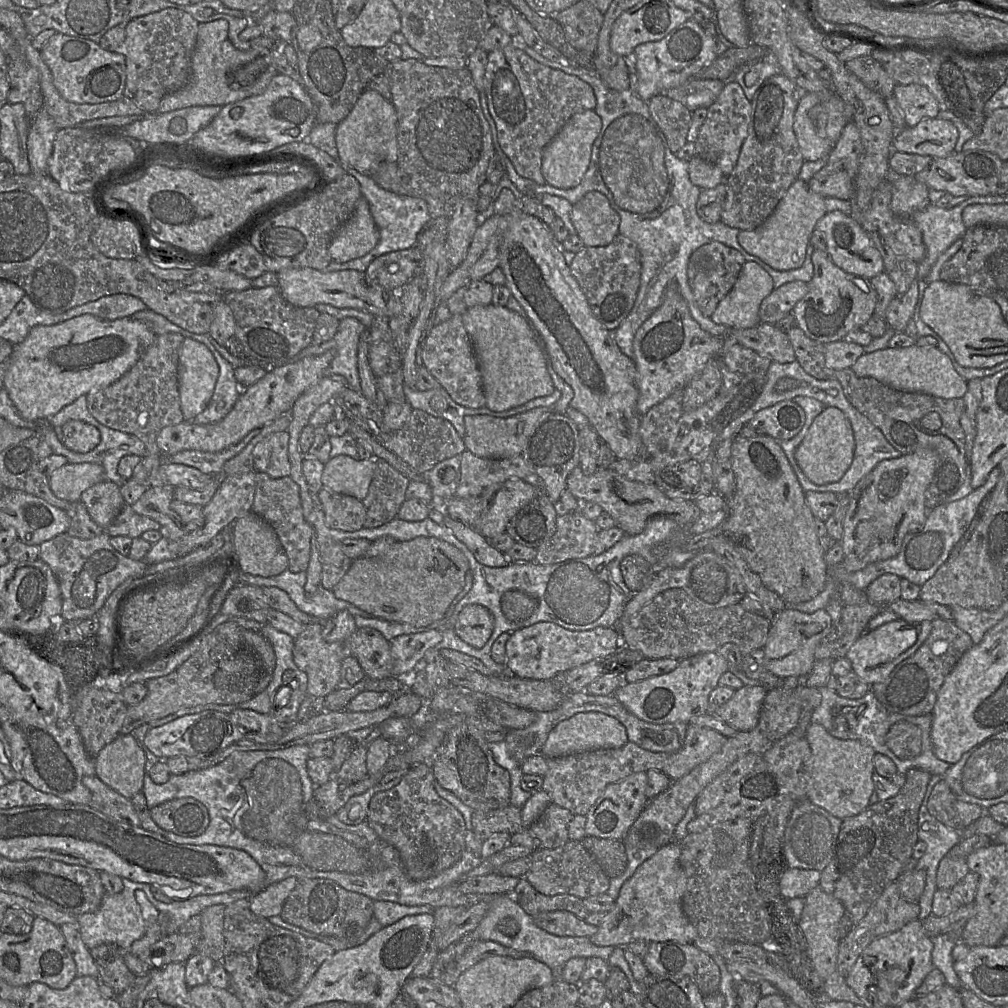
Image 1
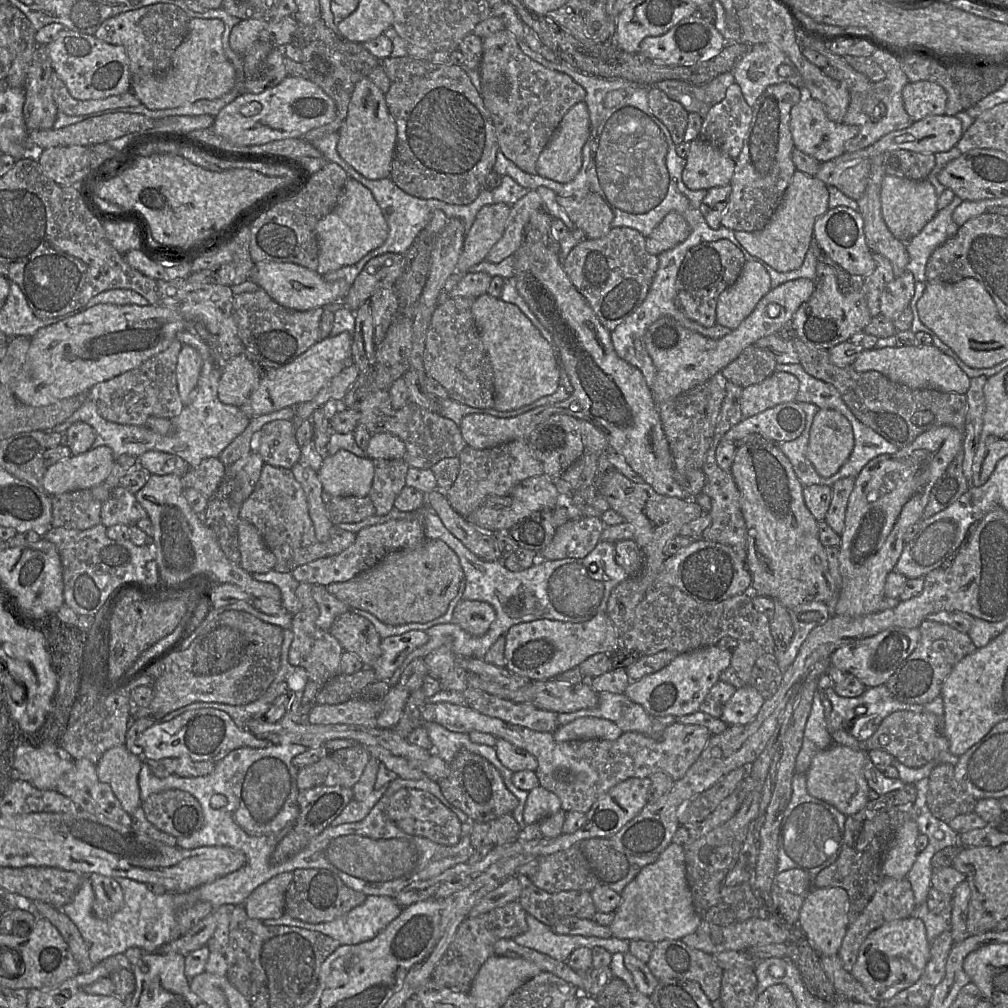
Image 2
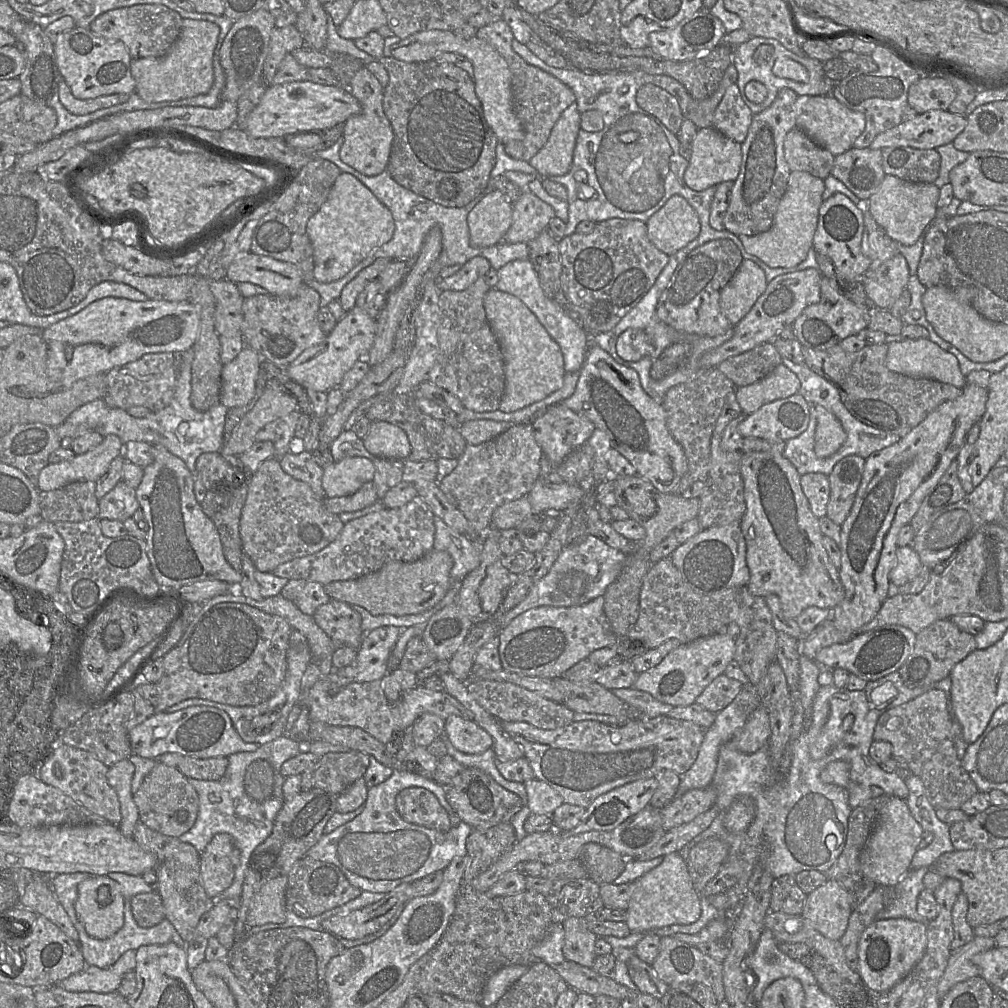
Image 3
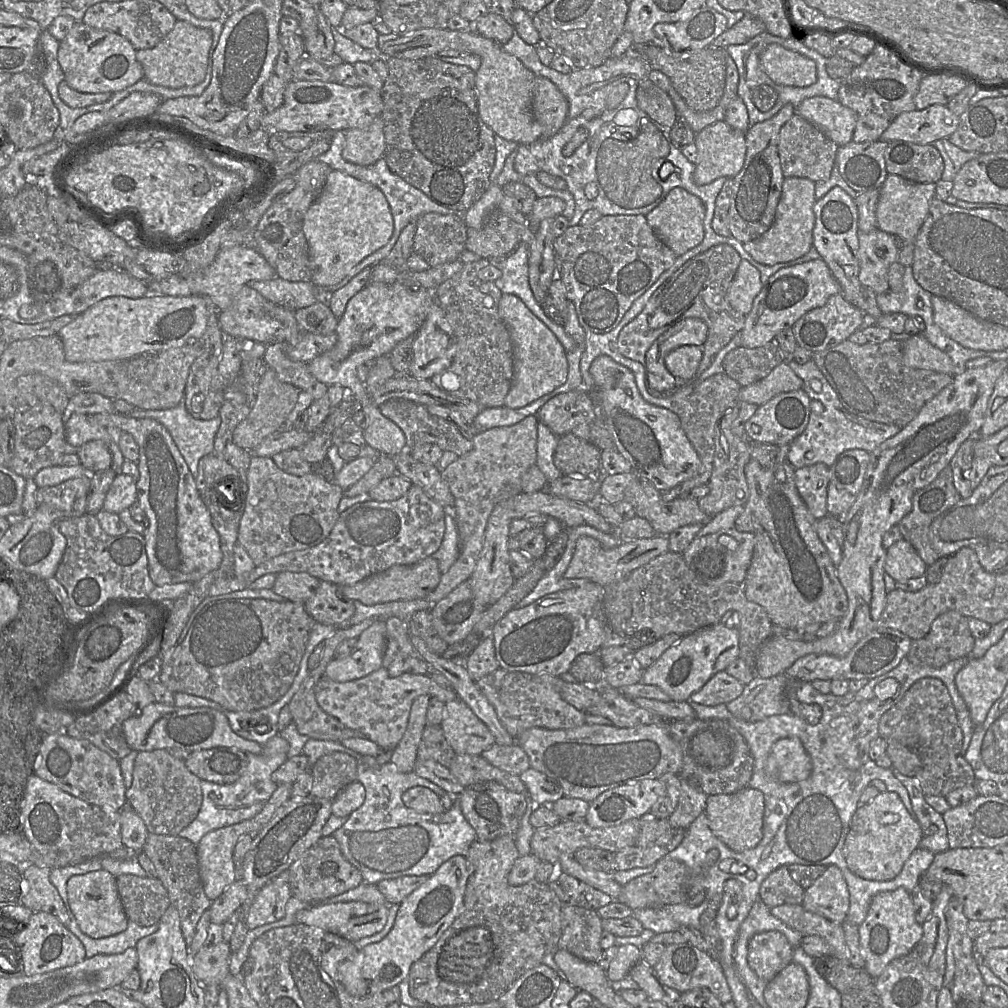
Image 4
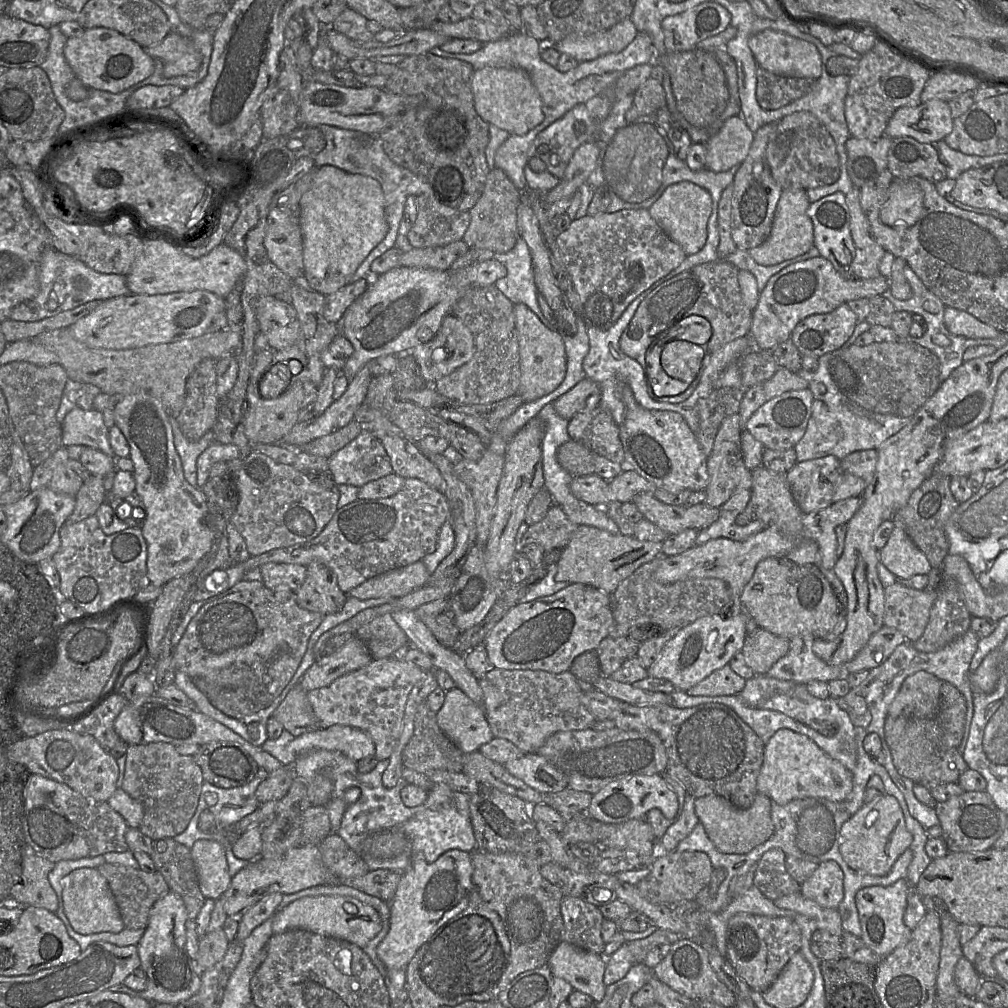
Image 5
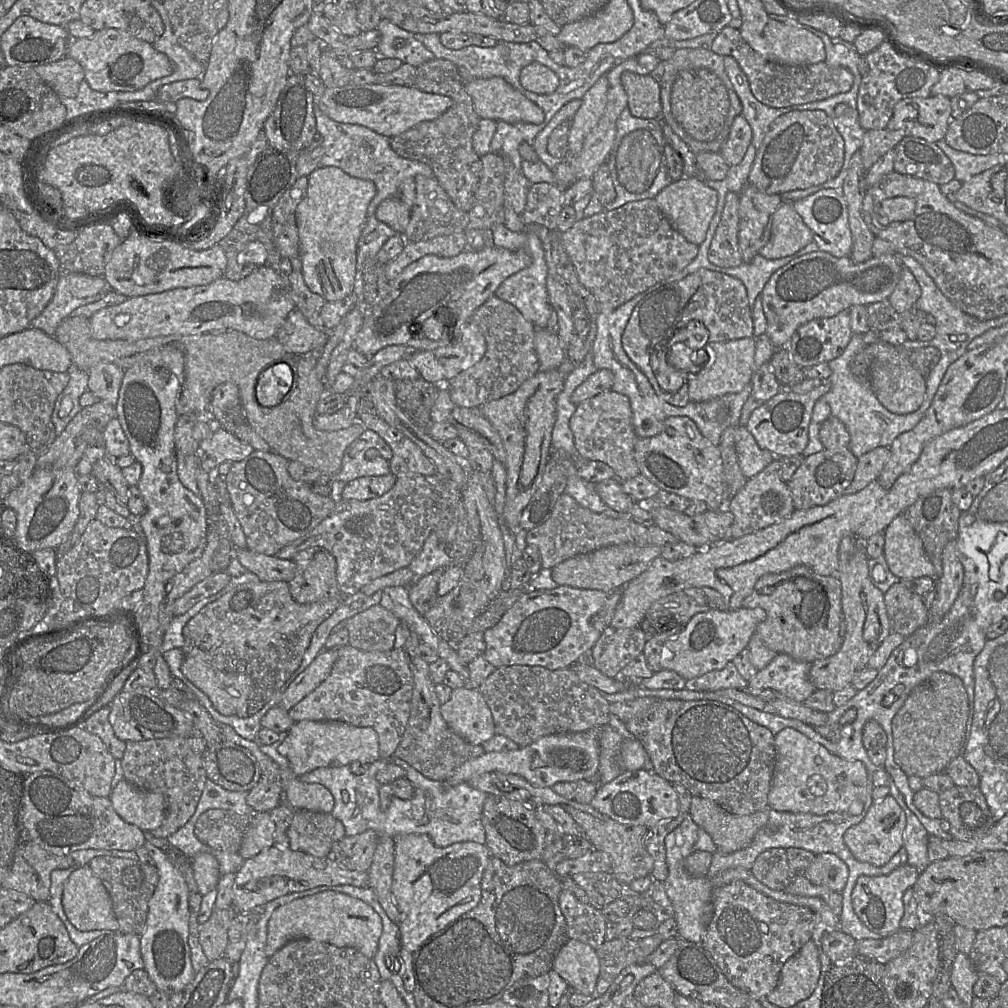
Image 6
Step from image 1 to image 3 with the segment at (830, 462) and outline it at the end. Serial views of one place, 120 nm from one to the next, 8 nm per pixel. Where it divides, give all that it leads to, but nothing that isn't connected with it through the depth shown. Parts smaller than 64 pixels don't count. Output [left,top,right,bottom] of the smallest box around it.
[814,406,846,458]

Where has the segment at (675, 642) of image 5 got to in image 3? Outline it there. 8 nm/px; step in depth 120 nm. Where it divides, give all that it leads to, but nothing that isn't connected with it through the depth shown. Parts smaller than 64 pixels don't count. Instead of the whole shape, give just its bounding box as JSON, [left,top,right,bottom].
[633,633,736,707]

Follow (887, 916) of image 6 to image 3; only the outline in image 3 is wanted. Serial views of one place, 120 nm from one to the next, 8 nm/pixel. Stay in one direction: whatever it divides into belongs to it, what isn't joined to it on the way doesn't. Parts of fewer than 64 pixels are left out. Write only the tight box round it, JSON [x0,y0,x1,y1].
[858,918,927,993]

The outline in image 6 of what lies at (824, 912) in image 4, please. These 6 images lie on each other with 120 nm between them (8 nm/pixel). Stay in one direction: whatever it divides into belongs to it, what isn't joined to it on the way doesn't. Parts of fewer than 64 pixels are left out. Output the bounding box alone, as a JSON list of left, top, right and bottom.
[803,852,848,893]

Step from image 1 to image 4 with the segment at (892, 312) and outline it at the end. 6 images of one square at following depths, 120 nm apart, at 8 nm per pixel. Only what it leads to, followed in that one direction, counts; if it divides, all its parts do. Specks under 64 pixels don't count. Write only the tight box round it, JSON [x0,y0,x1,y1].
[858,229,900,295]

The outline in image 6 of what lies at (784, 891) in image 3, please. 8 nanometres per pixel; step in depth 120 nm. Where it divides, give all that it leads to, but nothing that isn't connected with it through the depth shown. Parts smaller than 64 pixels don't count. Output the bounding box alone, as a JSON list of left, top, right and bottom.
[751,848,797,890]

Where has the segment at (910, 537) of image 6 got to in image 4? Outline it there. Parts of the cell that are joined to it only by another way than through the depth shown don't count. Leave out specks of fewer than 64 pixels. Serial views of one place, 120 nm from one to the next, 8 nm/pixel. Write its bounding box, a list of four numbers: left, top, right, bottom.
[884,538,927,582]

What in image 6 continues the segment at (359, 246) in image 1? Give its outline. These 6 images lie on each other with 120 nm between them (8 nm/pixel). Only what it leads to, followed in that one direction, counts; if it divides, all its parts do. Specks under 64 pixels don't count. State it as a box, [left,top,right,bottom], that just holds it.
[296,166,376,302]

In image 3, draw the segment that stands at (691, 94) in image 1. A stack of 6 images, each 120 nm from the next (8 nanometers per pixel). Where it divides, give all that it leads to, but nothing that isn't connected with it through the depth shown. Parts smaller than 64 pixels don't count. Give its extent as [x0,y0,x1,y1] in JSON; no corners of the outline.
[644,64,738,129]

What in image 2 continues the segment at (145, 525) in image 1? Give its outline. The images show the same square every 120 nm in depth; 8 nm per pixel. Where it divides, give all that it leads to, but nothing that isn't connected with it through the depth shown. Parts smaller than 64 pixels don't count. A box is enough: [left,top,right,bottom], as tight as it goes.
[101,486,147,528]

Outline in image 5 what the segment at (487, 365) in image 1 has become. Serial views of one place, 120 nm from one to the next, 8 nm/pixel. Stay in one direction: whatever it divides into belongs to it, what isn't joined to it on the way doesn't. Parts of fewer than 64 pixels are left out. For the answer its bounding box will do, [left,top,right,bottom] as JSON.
[513,303,567,403]

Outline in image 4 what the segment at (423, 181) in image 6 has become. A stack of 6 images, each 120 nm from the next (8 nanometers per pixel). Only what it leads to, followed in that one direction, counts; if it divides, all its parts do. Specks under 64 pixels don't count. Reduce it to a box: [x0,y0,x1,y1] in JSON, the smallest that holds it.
[412,212,467,267]

